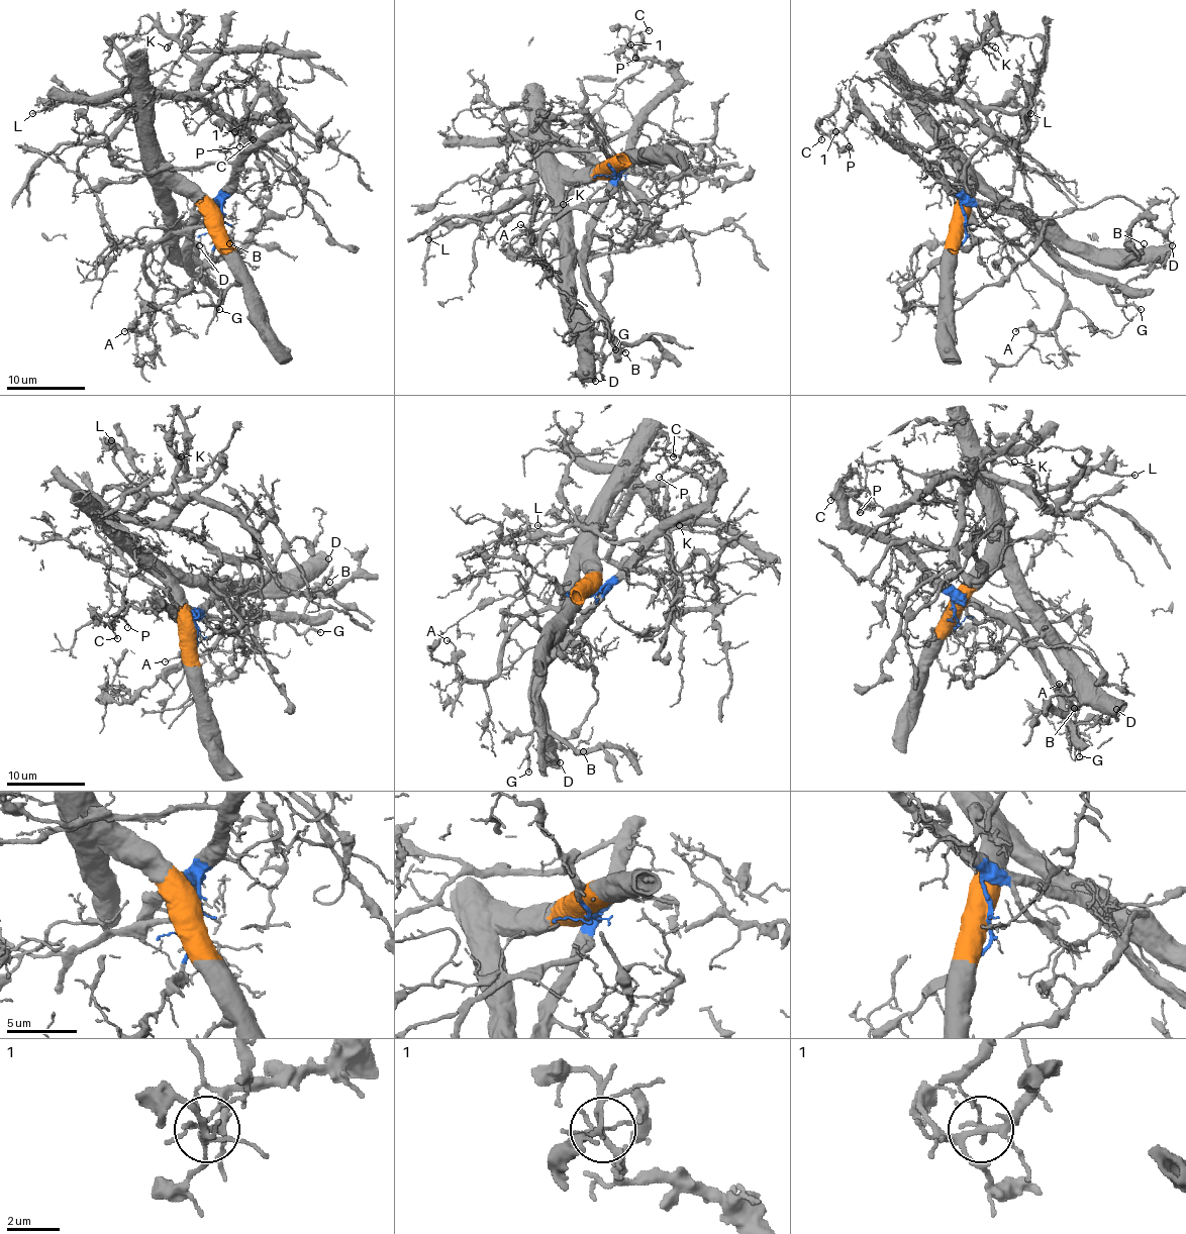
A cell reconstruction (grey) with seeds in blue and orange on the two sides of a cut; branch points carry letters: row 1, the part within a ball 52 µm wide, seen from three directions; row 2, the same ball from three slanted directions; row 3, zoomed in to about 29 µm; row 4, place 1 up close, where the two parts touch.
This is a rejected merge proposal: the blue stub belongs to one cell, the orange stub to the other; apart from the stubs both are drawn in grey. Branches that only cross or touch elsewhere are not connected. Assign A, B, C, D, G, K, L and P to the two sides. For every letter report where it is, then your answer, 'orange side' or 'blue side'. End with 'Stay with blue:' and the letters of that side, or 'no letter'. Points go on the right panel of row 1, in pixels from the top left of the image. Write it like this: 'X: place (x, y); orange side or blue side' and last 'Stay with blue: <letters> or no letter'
A: place (1015, 331); blue side
B: place (1144, 243); orange side
C: place (821, 139); blue side
D: place (1172, 245); orange side
G: place (1141, 309); blue side
K: place (995, 47); orange side
L: place (1030, 113); orange side
P: place (849, 146); blue side
Stay with blue: A, C, G, P

